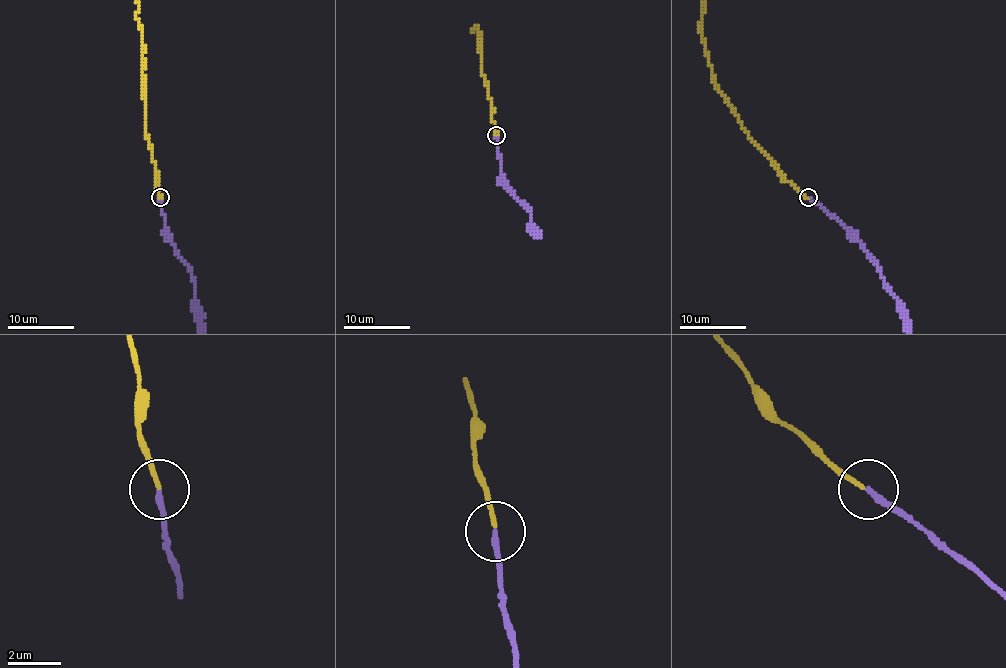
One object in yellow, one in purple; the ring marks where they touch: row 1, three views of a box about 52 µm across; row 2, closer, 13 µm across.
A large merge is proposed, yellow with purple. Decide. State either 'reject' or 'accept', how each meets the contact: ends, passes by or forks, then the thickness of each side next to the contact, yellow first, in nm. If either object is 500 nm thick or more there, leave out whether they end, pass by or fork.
accept; yellow ends; purple ends; calibres 140 and 240 nm

